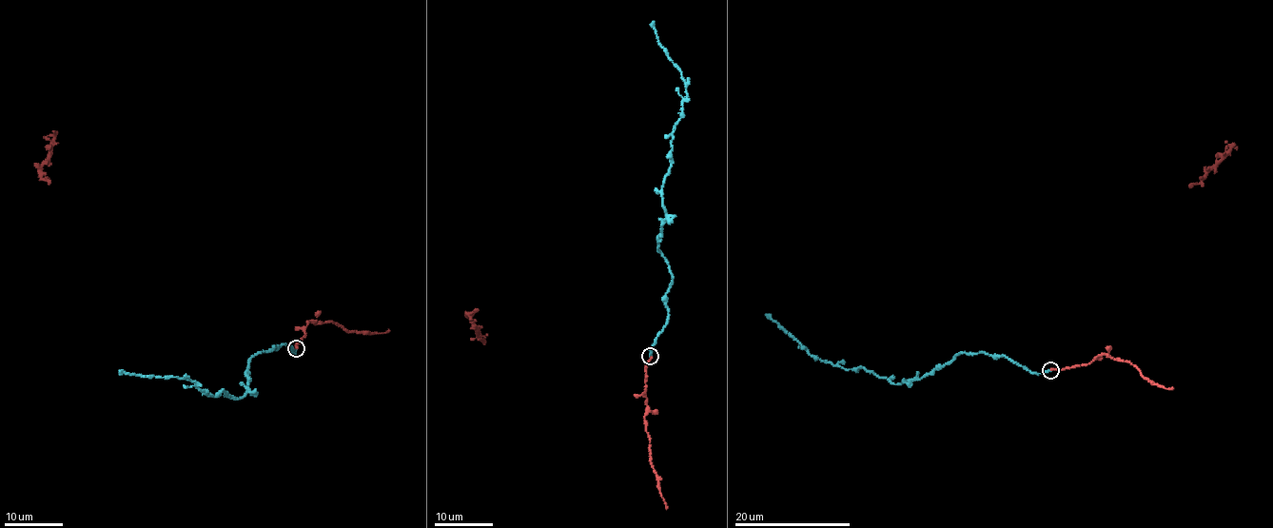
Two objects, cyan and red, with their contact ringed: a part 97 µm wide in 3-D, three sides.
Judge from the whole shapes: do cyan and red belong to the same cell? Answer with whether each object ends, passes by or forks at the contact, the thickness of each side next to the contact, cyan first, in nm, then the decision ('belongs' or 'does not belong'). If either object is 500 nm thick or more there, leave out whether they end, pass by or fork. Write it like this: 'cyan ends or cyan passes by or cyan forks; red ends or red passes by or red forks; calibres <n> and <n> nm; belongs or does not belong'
cyan ends; red ends; calibres 240 and 240 nm; belongs

